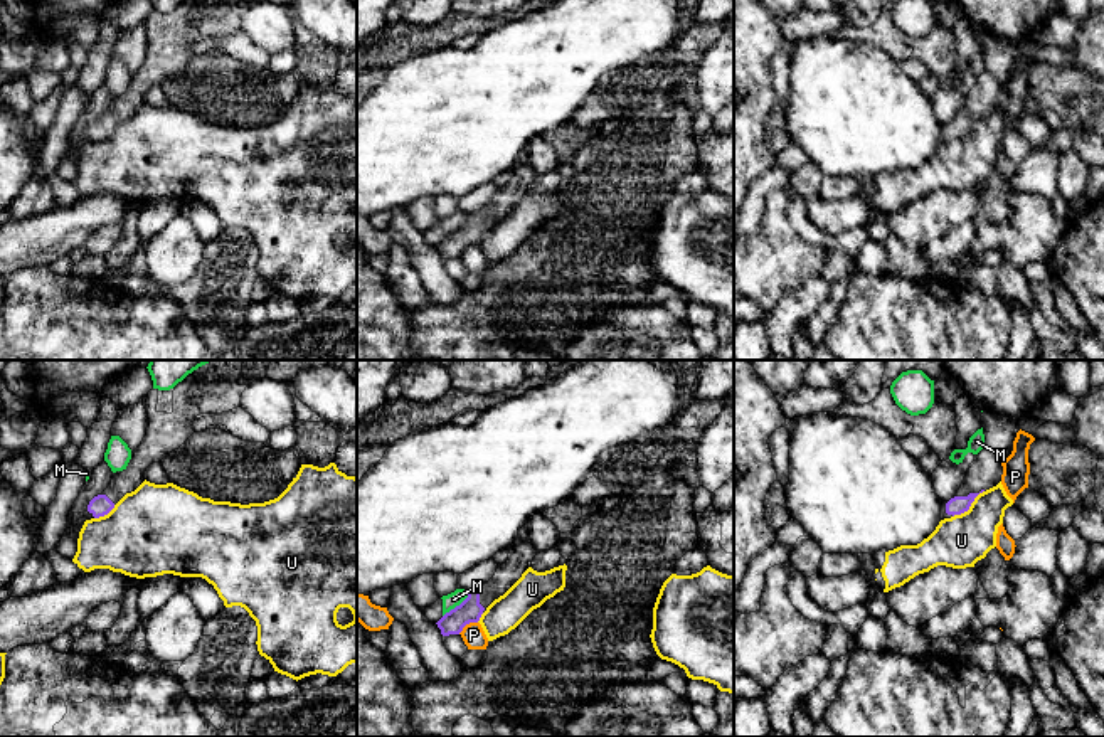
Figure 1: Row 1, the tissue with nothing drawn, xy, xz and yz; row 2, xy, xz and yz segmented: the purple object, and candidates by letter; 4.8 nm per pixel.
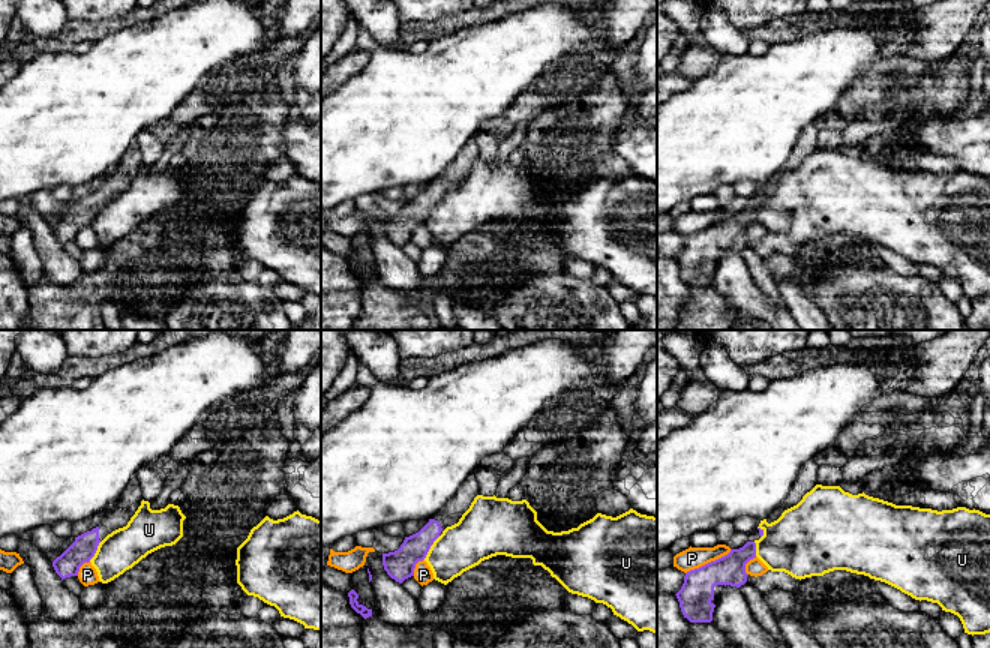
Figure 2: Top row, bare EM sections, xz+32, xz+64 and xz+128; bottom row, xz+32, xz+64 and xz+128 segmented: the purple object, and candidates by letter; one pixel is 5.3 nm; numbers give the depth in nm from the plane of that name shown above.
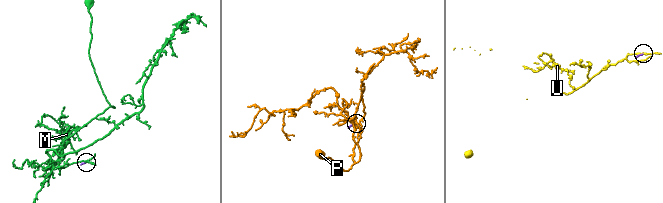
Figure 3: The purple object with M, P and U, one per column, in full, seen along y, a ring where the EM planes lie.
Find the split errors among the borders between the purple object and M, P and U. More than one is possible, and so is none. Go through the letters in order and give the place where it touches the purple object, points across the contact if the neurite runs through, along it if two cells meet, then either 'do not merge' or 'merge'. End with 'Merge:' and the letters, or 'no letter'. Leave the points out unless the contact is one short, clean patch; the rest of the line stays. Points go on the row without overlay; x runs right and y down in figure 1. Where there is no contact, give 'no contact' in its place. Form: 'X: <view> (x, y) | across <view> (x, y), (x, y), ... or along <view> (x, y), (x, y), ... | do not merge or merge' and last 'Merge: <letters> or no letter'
M: xz (456, 229) | along xz (470, 214), (443, 239) | do not merge
P: xz (467, 246) | along xz (477, 244), (470, 244), (458, 256) | do not merge
U: yz (970, 128) | along yz (983, 113), (966, 133), (953, 140) | do not merge
Merge: no letter

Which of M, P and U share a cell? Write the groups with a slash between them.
M / P / U

